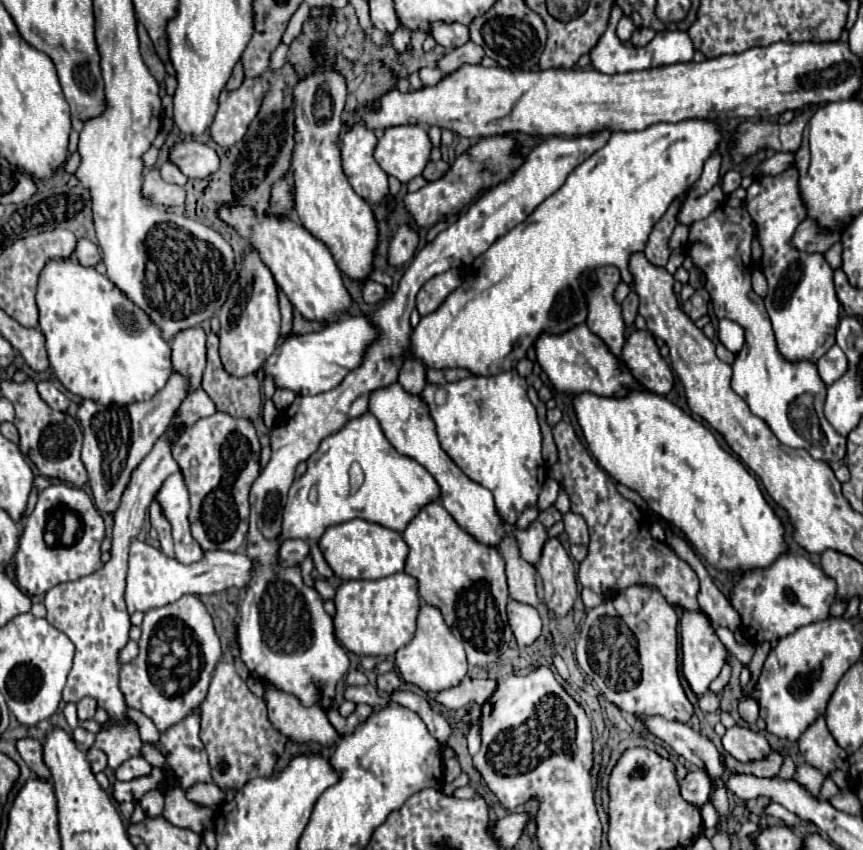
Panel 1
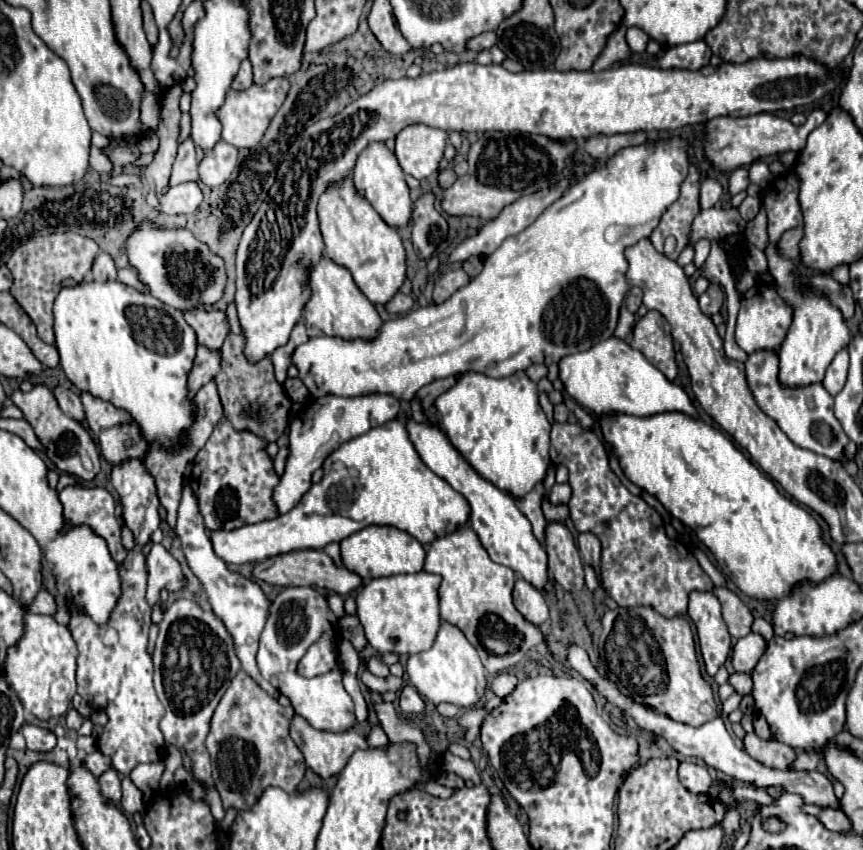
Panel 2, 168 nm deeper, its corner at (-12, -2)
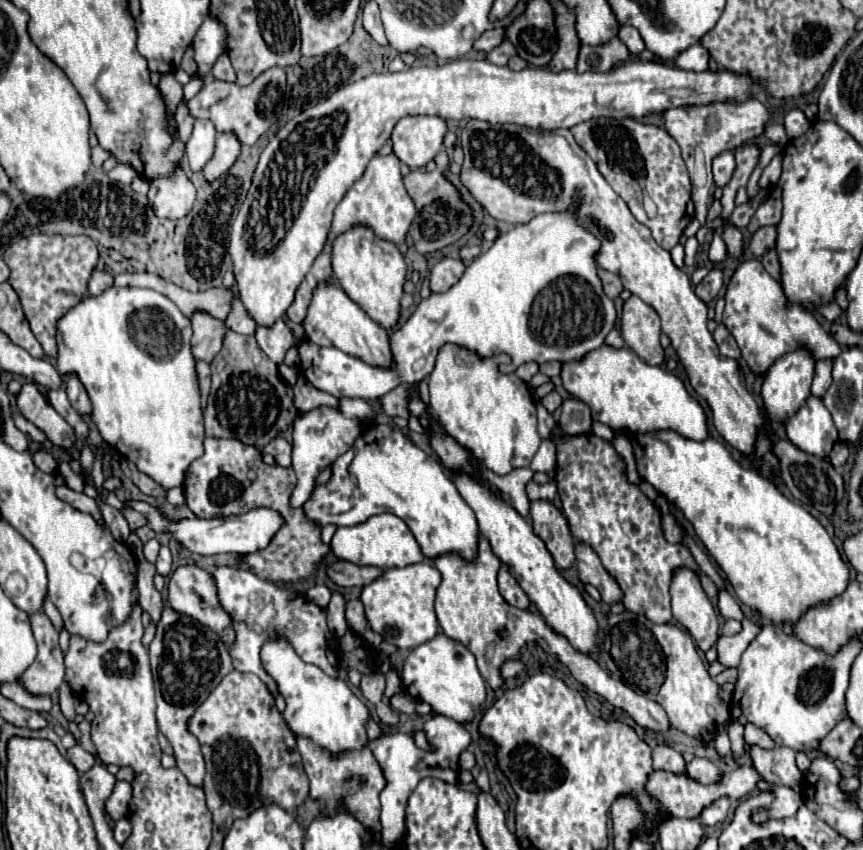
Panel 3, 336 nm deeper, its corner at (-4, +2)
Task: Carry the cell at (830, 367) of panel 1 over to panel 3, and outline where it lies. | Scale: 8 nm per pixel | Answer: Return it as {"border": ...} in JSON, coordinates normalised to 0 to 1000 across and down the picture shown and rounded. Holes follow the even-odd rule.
{"border":[[[947,427],[942,453],[940,453],[940,465],[954,467],[961,453],[963,453],[963,427]]]}

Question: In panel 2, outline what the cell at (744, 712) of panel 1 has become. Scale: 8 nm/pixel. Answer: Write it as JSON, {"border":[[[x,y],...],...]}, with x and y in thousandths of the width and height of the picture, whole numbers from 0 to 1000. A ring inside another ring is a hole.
{"border":[[[875,841],[873,855],[875,855],[875,862],[877,862],[882,869],[893,869],[893,860],[891,860],[891,853],[889,853],[889,848],[884,846],[884,841]]]}

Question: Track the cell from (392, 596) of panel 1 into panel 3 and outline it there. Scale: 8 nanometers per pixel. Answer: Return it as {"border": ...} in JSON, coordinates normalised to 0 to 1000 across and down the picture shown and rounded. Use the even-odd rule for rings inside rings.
{"border":[[[481,662],[465,669],[448,669],[439,681],[421,691],[418,707],[423,712],[423,724],[428,738],[437,742],[446,754],[465,761],[481,764],[488,756],[502,752],[509,742],[504,726],[504,698],[511,686],[511,674],[502,662]]]}

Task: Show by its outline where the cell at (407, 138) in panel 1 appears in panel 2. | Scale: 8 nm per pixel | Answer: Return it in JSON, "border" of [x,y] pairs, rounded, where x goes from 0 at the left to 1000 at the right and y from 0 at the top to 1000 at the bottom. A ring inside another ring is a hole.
{"border":[[[474,147],[458,164],[458,182],[465,199],[481,211],[495,211],[506,204],[513,187],[518,156],[495,147]]]}

